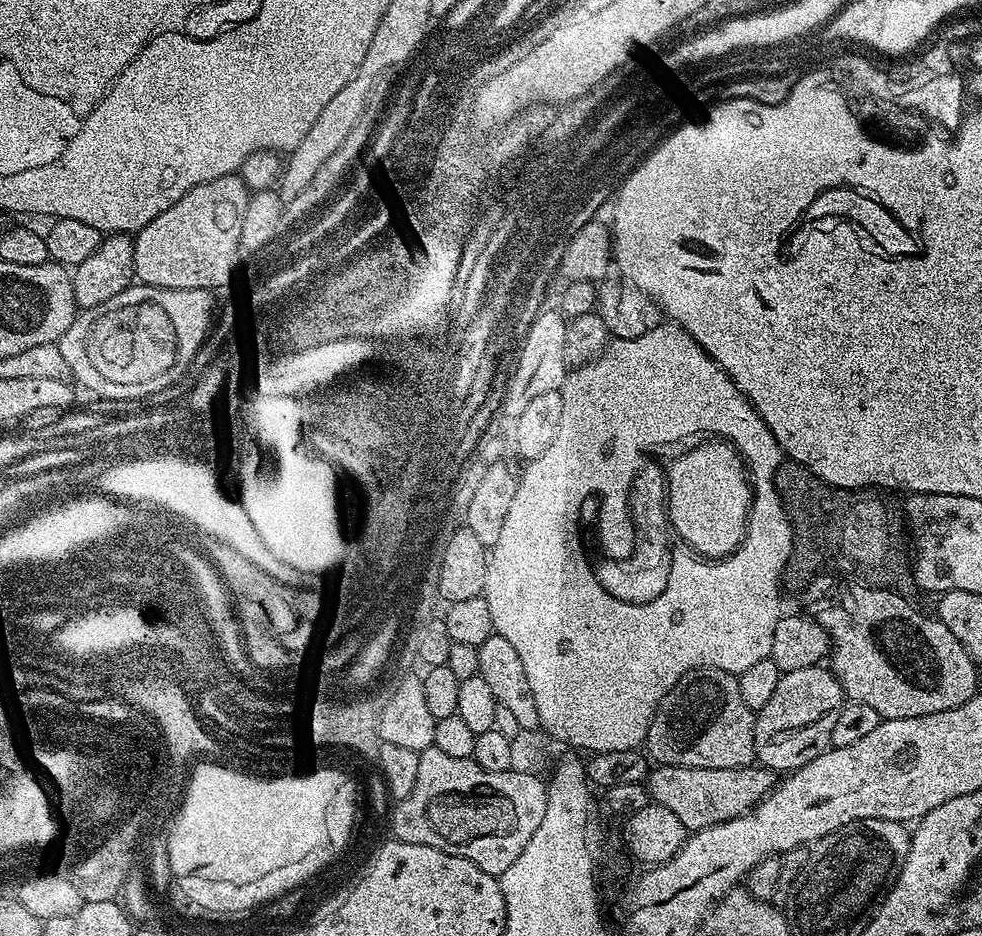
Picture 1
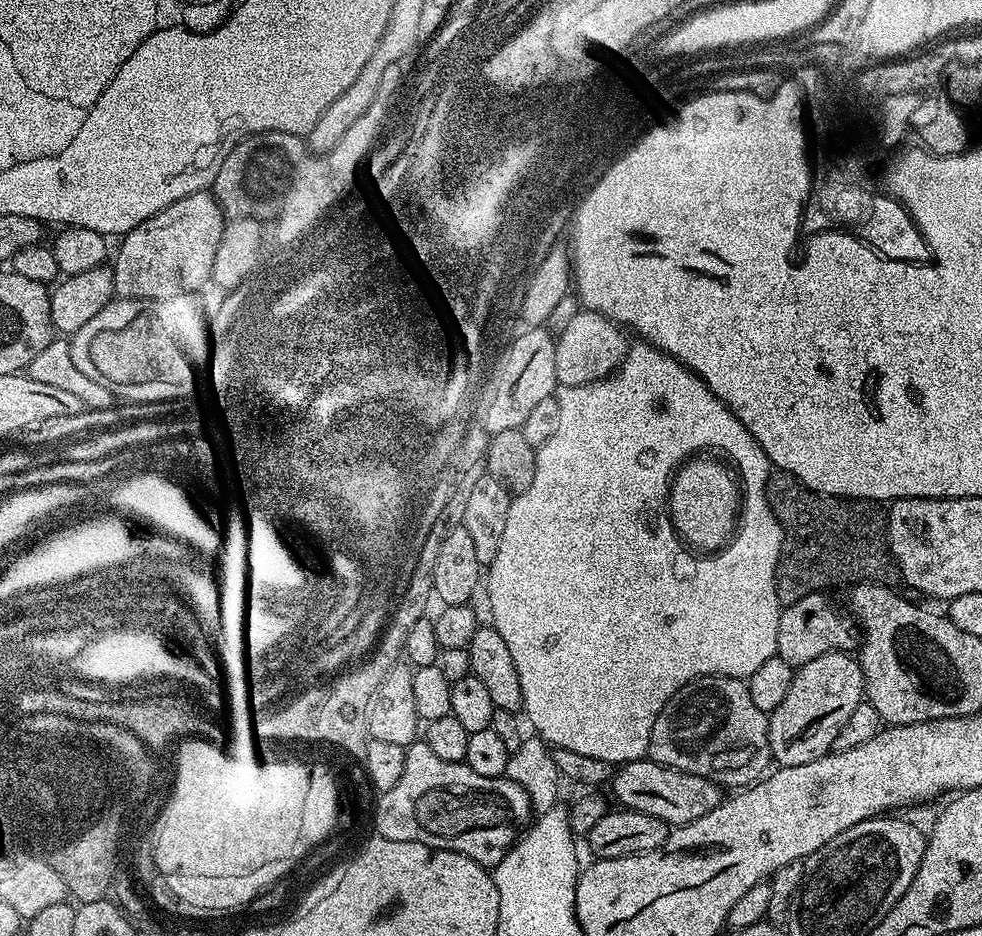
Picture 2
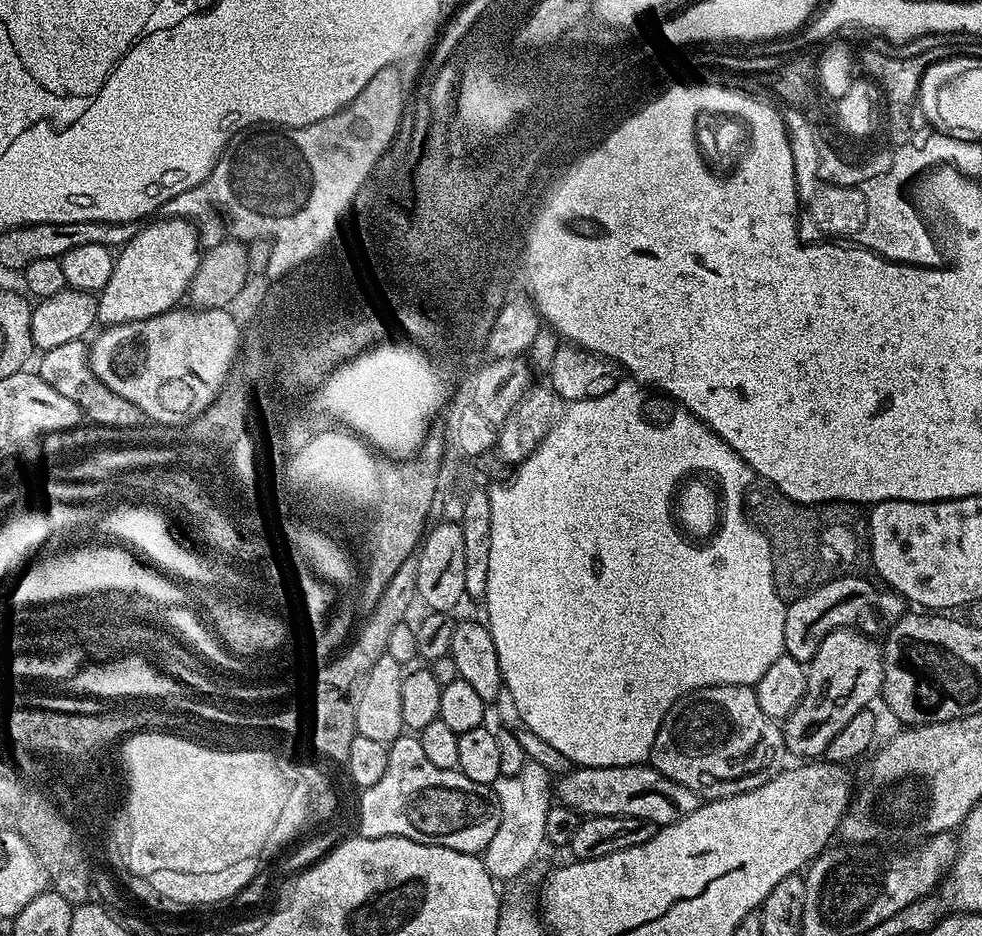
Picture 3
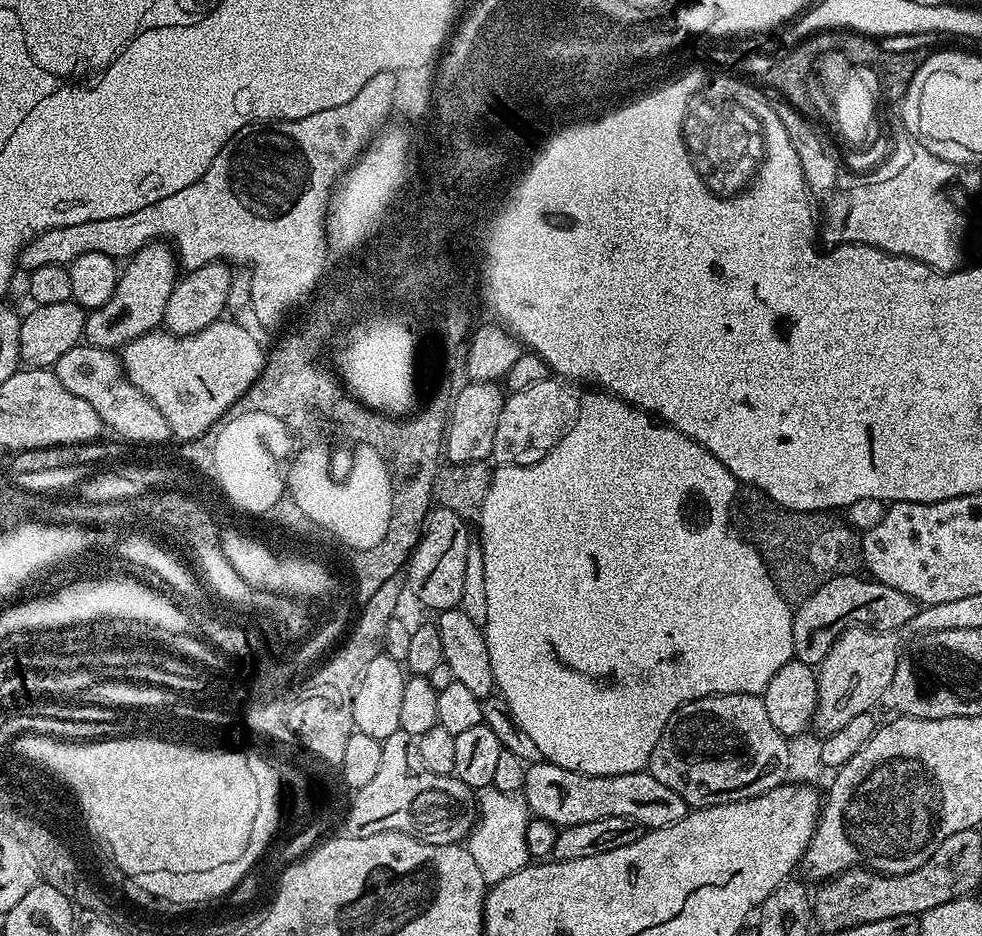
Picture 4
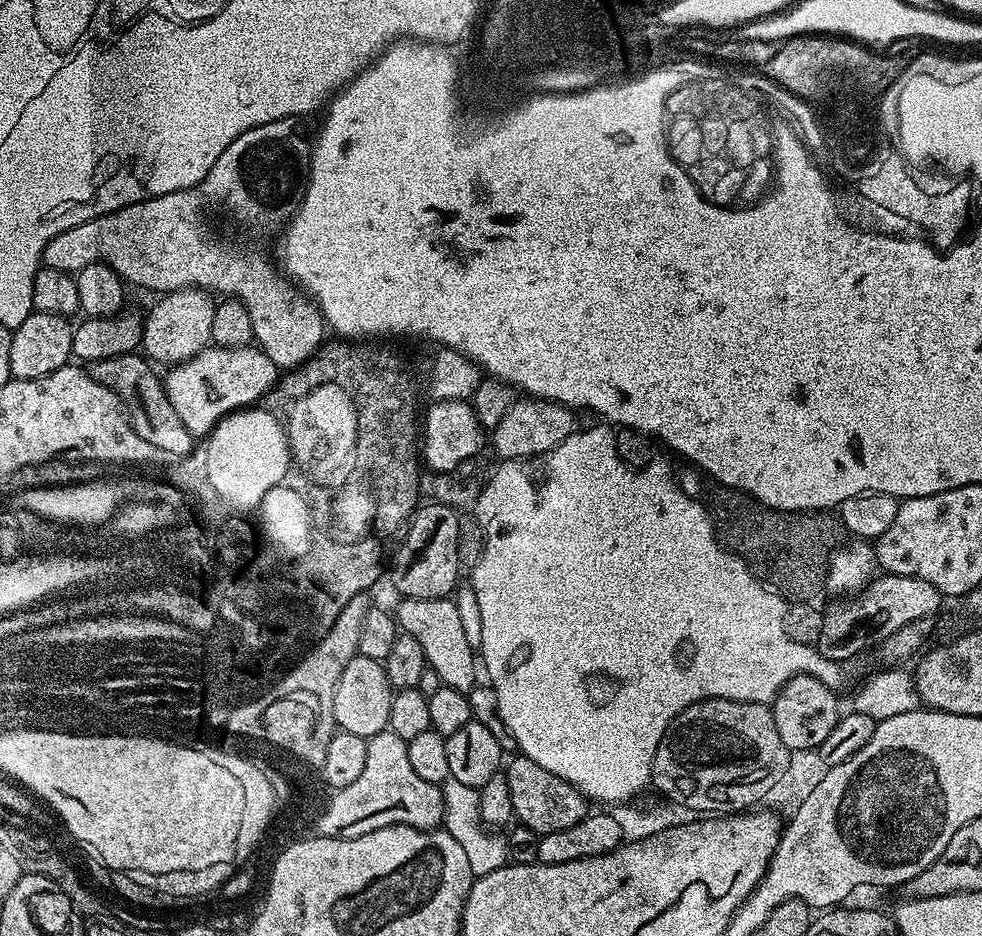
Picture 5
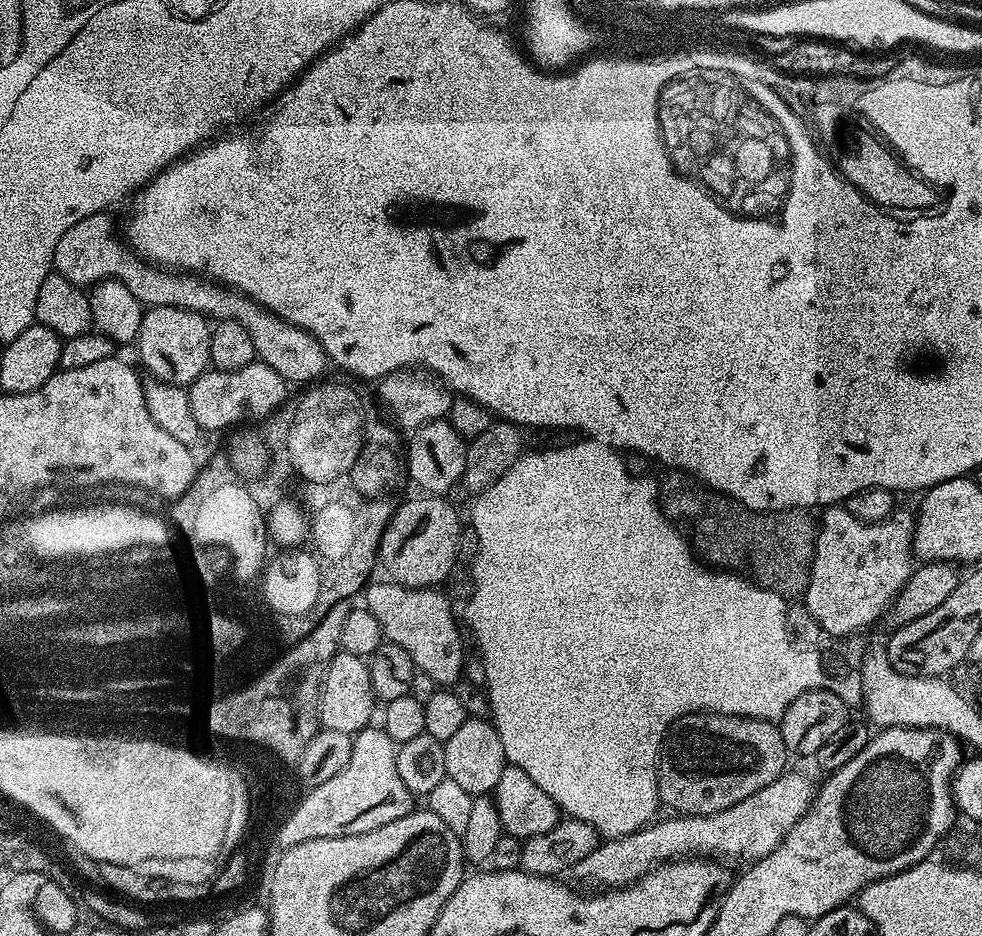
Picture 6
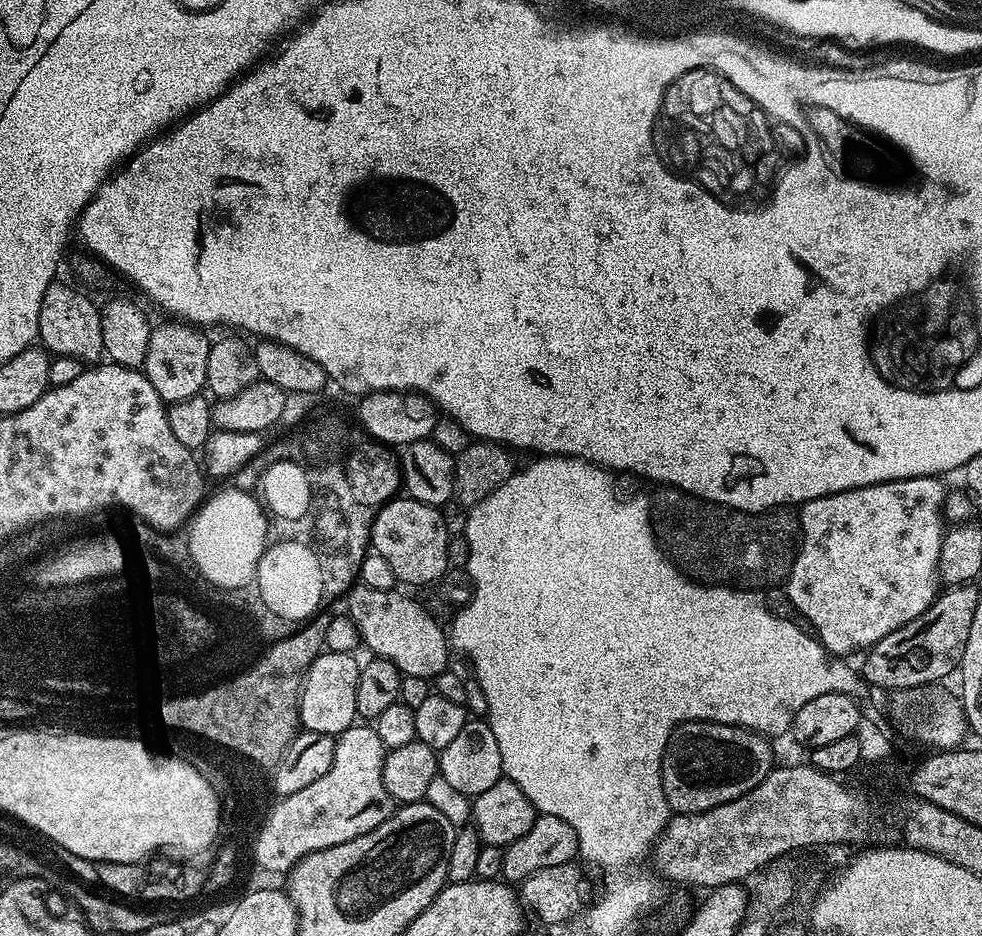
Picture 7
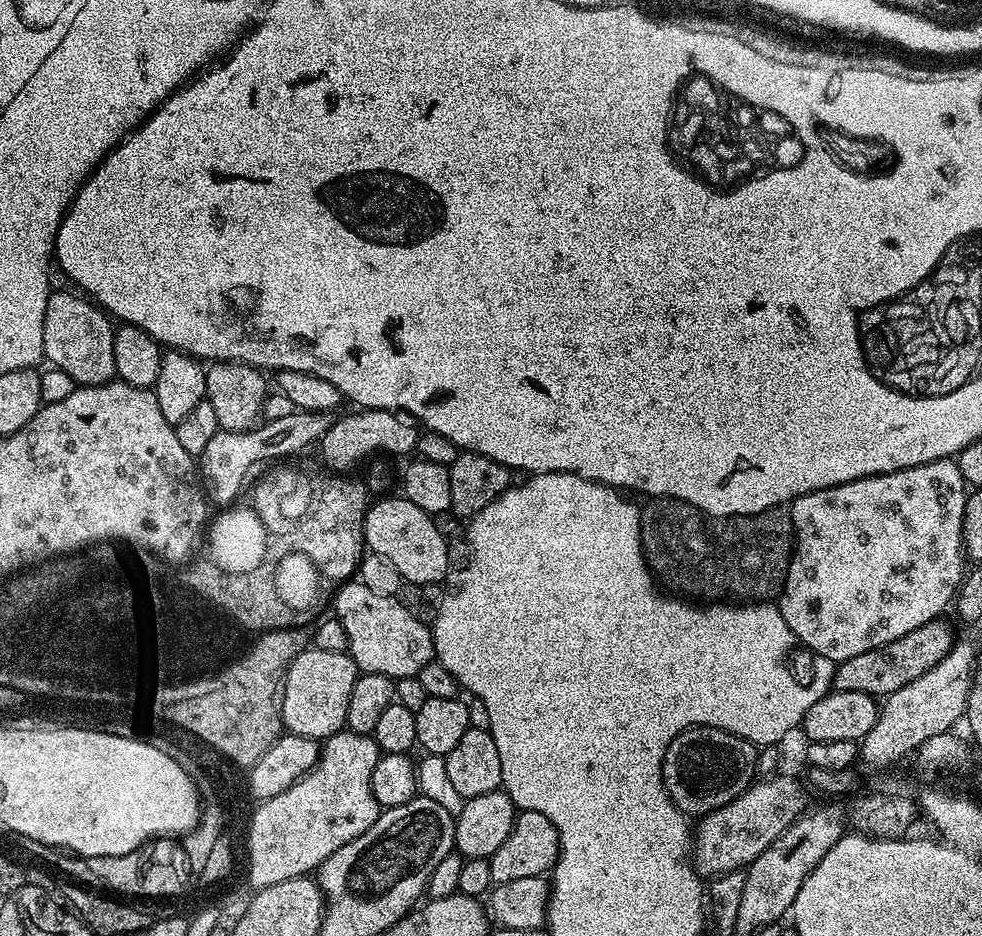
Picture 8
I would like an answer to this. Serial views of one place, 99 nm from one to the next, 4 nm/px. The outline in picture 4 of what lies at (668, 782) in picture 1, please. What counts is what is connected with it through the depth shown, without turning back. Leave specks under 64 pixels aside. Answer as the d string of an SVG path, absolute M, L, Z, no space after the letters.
M529 763L524 770L522 799L529 813L560 828L569 828L597 818L621 816L637 820L645 829L661 828L678 822L689 812L685 800L670 786L662 786L651 772L627 772L617 776L589 776L586 772L571 772L557 764Z

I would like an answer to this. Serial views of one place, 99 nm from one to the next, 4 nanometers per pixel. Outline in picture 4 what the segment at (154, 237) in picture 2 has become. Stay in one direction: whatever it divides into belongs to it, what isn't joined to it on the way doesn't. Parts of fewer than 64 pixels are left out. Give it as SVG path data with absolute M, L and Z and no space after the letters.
M153 242L139 248L125 264L128 265L123 265L110 302L91 309L84 321L83 339L96 348L120 350L139 336L157 331L163 325L164 311L177 286L178 257L167 243Z

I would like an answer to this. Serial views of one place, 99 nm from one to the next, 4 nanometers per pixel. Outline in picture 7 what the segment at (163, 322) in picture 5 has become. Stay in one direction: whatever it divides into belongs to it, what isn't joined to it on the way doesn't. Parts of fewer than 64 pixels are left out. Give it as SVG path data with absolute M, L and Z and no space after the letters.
M168 322L172 324L156 324L150 334L150 346L146 350L146 358L142 365L144 377L150 382L150 386L154 386L154 390L158 390L161 400L165 405L171 406L182 402L191 396L199 396L205 391L207 382L207 356L210 345L209 338L203 336L201 329L196 326L185 326L180 322Z

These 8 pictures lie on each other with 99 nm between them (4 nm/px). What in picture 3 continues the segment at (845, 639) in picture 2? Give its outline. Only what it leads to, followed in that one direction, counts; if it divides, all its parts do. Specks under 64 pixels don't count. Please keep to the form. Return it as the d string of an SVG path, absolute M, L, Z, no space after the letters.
M845 574L813 588L802 598L791 601L785 607L784 651L801 662L811 662L818 646L835 628L862 626L867 635L876 638L887 633L893 624L906 615L906 601L897 592L875 588L860 574Z

